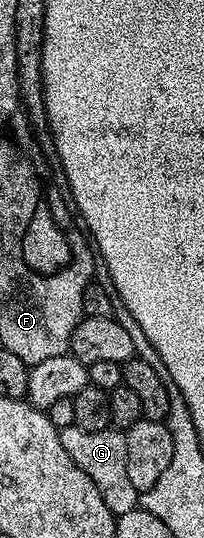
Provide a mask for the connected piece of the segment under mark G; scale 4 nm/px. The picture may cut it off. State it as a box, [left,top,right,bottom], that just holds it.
[59,424,140,515]

